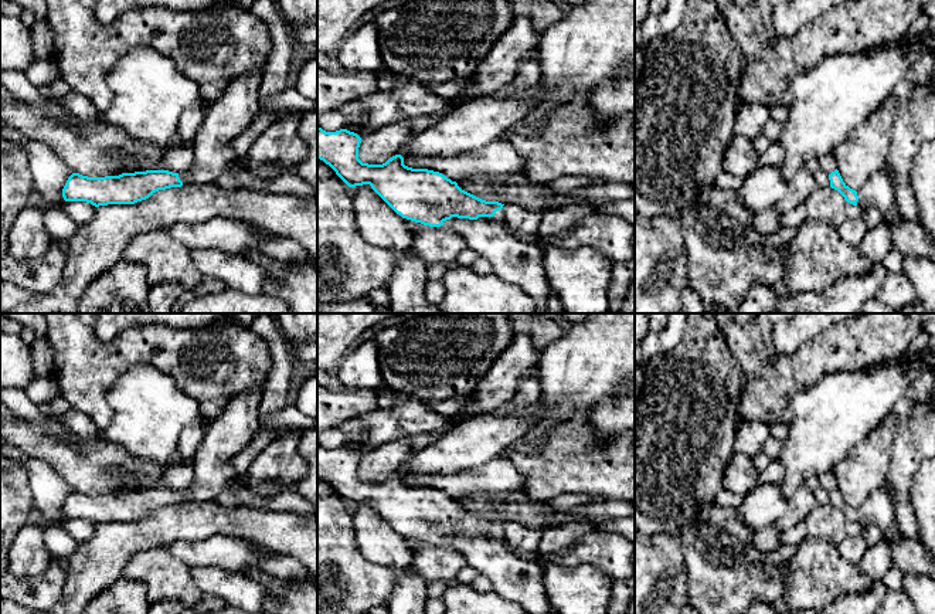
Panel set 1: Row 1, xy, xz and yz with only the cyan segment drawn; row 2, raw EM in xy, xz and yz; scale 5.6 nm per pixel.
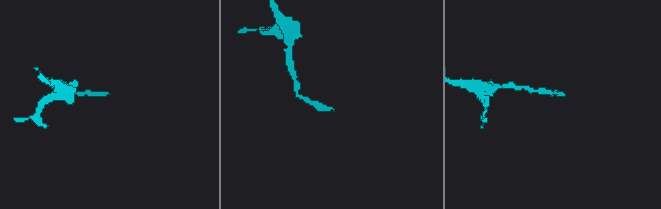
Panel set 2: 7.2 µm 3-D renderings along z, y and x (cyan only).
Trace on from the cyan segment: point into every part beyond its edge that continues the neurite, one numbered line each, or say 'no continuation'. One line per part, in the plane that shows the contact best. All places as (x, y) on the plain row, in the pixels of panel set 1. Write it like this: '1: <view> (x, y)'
1: xz (519, 580)

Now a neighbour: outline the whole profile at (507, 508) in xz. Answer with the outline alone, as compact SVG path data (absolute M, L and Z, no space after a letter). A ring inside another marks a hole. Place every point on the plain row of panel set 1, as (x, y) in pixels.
M476 493L456 499L458 503L486 519L502 522L520 522L533 528L547 529L568 522L591 523L599 529L604 522L588 516L575 515L571 510L560 510L547 502L531 501L526 495Z

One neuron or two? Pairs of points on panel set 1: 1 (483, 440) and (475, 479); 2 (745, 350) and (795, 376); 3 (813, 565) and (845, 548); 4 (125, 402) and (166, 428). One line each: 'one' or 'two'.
1: two
2: one
3: two
4: one

